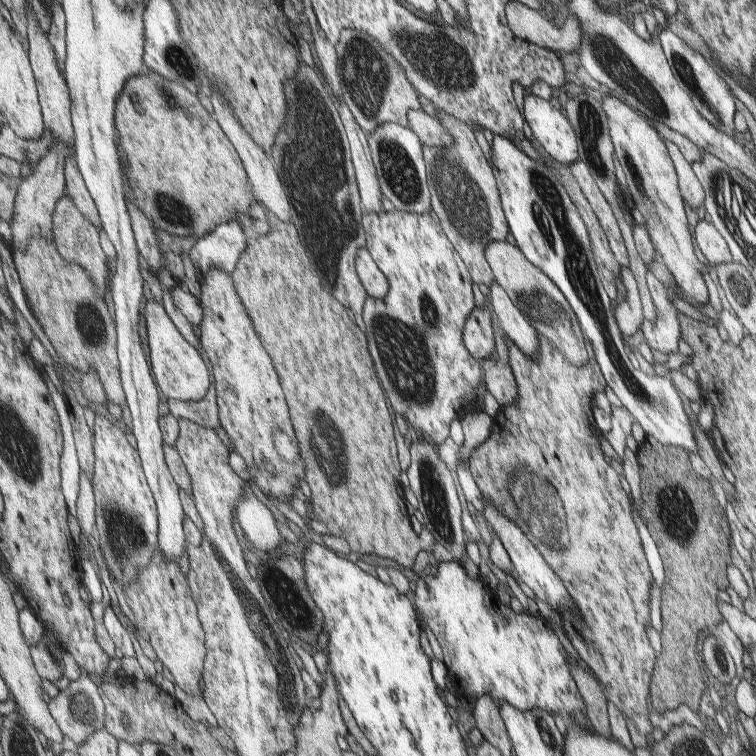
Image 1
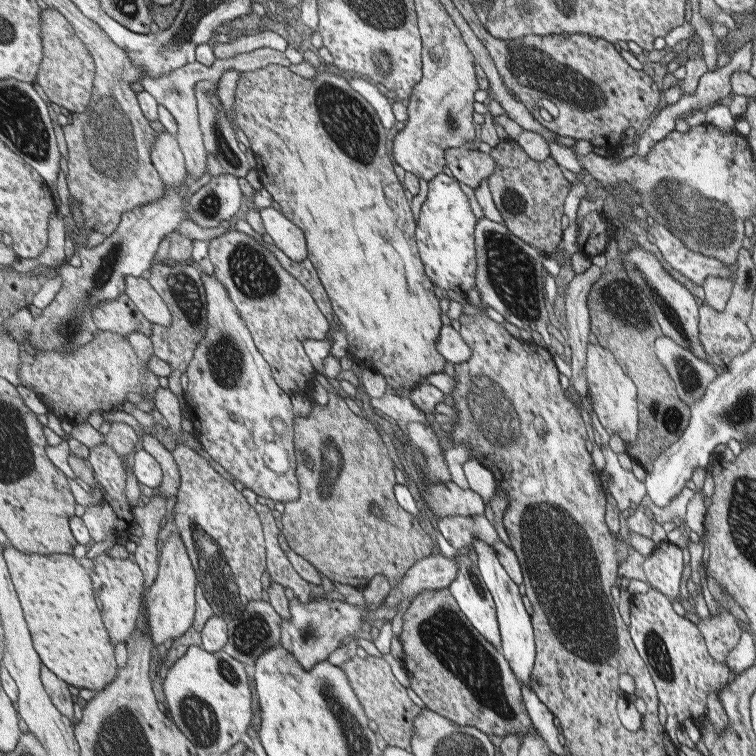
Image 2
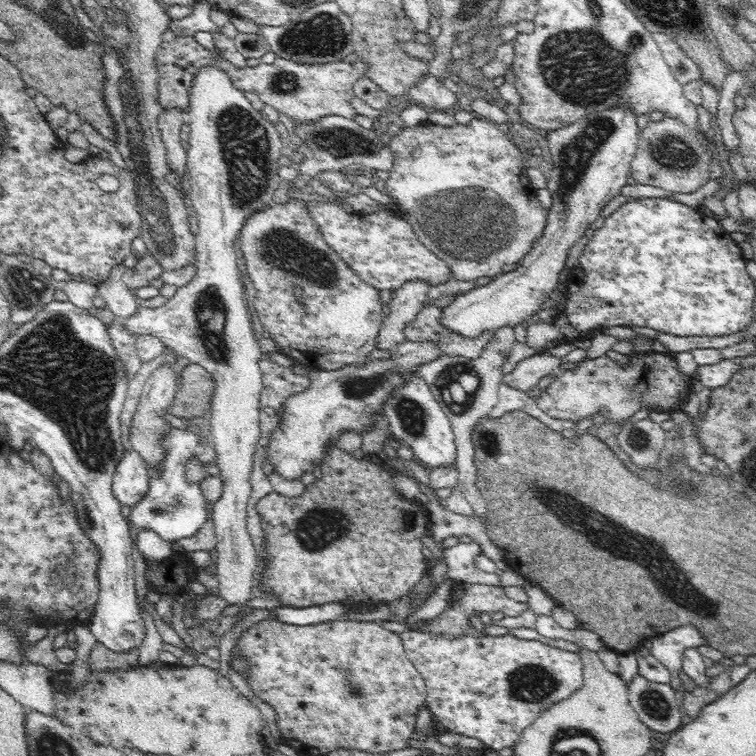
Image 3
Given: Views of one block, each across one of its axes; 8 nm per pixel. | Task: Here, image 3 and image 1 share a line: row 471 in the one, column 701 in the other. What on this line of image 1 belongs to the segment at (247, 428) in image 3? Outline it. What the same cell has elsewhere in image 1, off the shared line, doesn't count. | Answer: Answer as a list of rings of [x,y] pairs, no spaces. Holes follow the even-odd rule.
[[[703,215],[699,218],[695,228],[695,246],[713,268],[717,264],[732,261],[725,240]]]

